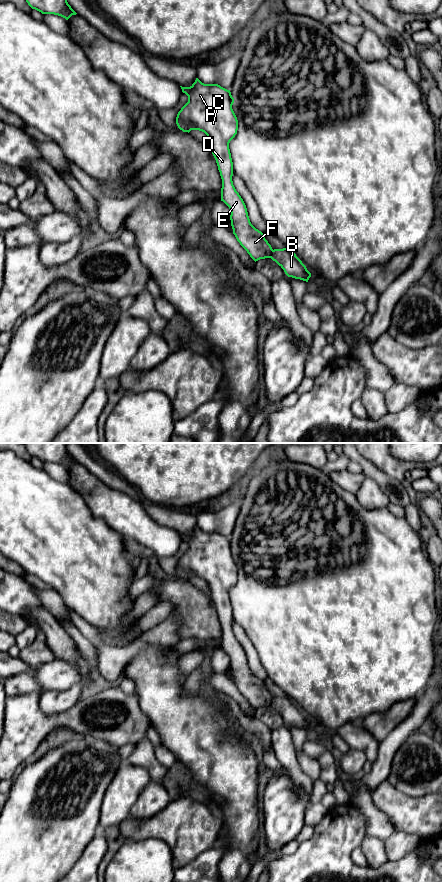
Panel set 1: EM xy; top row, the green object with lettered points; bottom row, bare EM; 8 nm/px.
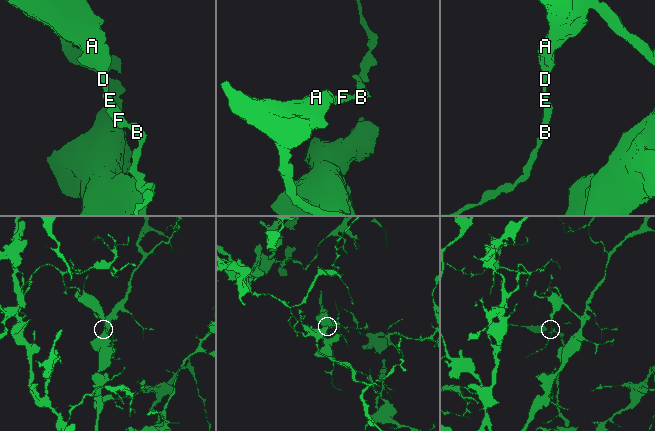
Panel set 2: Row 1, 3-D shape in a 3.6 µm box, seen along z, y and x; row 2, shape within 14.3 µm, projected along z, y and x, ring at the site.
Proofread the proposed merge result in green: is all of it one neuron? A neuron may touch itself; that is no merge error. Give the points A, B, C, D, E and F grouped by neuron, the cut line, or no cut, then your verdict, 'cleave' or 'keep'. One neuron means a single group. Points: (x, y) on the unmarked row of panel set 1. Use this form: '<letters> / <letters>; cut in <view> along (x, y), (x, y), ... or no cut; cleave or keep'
A C D E F / B; cut in xy along (273, 698), (269, 705); cleave

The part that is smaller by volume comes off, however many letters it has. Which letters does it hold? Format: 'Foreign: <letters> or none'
Foreign: B

